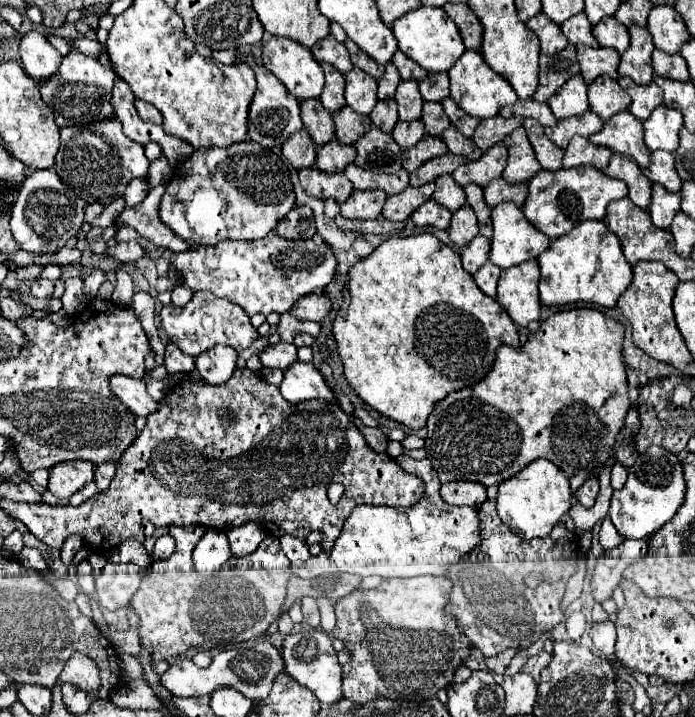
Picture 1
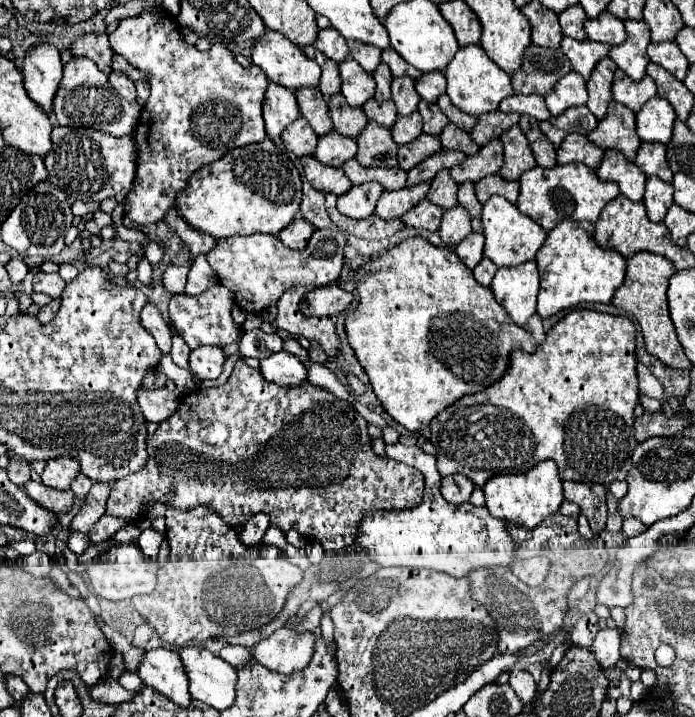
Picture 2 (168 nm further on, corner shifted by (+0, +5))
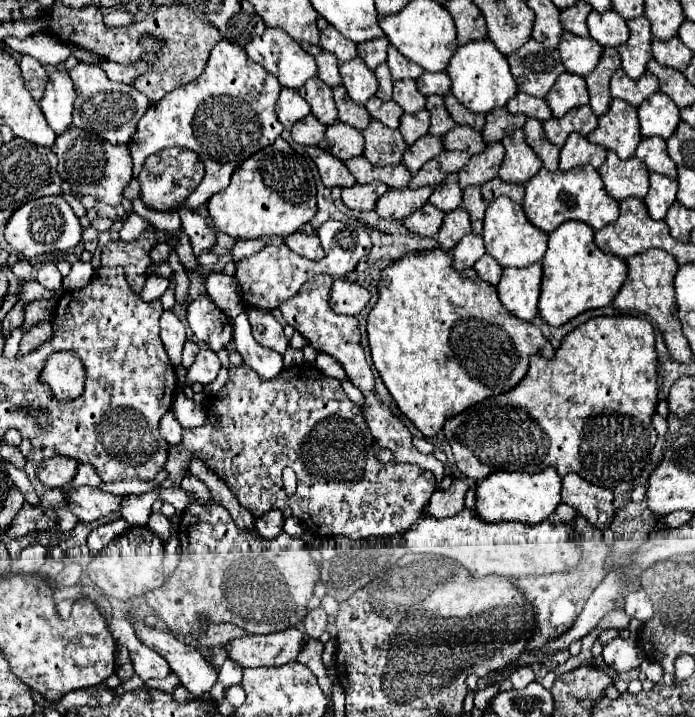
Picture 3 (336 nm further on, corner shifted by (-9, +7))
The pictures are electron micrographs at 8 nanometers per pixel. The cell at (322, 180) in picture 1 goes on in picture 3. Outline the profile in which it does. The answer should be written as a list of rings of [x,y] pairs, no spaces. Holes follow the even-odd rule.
[[[306,146],[306,152],[314,160],[314,164],[318,166],[318,172],[320,172],[320,178],[322,178],[324,186],[344,188],[344,186],[354,186],[356,184],[356,178],[350,174],[346,164],[342,160],[338,160],[336,156],[324,152],[318,146]]]

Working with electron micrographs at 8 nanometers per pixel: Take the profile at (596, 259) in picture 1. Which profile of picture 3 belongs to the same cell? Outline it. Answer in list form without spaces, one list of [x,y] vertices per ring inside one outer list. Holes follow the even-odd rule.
[[[564,222],[550,234],[542,268],[544,276],[538,310],[550,326],[562,326],[586,310],[608,306],[628,276],[624,258],[602,252],[594,244],[594,230],[584,222]]]

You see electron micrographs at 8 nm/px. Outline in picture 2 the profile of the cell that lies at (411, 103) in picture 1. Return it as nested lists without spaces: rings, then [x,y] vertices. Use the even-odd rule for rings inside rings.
[[[409,76],[393,78],[391,82],[391,100],[395,102],[401,116],[407,116],[417,110],[419,94],[415,92],[415,80]]]

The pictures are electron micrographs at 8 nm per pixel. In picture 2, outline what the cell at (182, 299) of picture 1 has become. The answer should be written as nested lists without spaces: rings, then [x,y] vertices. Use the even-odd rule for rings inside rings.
[[[199,254],[189,270],[189,276],[187,276],[187,286],[185,286],[185,294],[191,294],[191,296],[197,296],[201,294],[203,290],[207,290],[209,286],[217,284],[219,280],[215,278],[215,272],[211,270],[211,266],[207,264],[205,256]]]

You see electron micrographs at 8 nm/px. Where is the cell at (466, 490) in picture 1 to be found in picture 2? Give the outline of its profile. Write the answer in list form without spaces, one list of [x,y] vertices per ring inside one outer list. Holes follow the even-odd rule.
[[[445,476],[441,480],[441,492],[443,498],[451,504],[463,504],[469,500],[471,492],[473,492],[473,482],[463,478],[463,476]]]

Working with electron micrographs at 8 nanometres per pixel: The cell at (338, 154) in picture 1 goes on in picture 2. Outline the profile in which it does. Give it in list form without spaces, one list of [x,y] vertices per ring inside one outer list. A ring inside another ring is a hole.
[[[335,130],[319,136],[319,144],[315,148],[315,158],[327,166],[339,168],[343,162],[355,158],[357,154],[357,140],[347,138]]]

